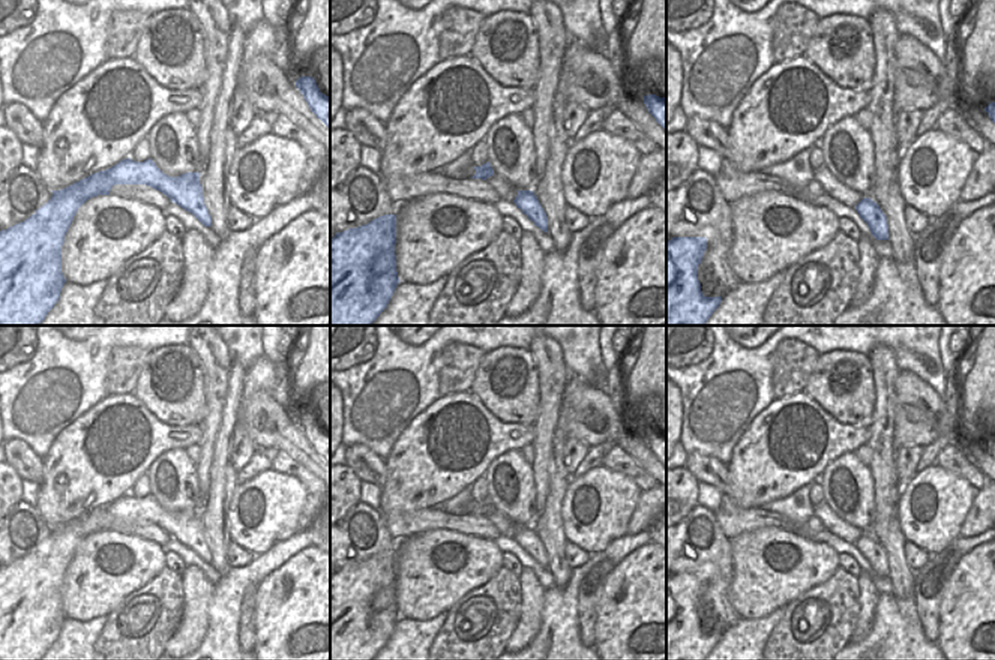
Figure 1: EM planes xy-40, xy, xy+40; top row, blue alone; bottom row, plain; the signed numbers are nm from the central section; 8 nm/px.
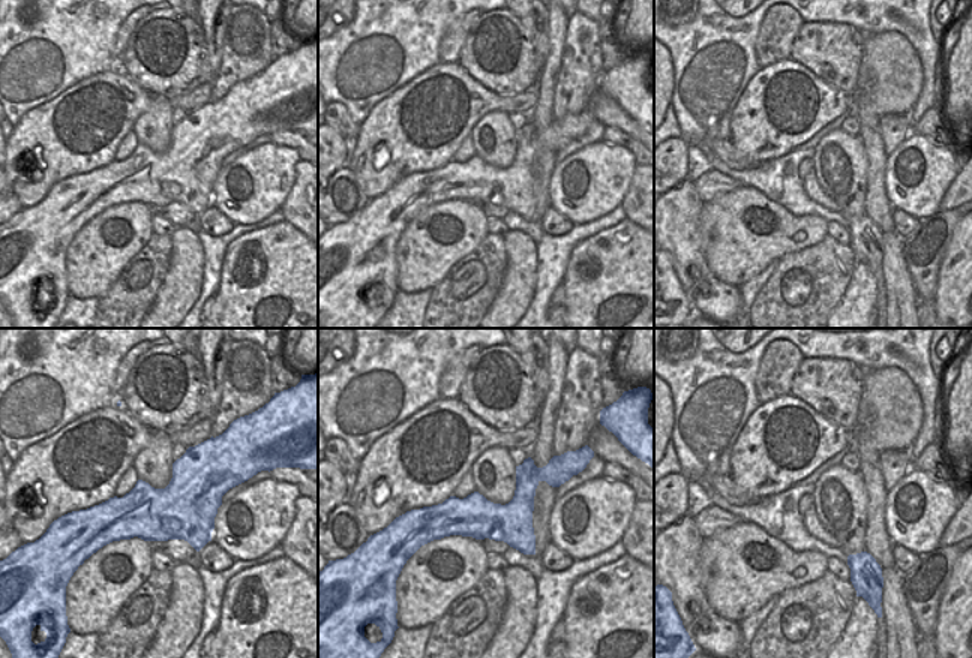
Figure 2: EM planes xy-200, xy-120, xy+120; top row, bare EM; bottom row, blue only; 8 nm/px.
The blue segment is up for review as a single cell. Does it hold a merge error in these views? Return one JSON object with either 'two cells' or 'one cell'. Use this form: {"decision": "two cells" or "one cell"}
{"decision": "one cell"}

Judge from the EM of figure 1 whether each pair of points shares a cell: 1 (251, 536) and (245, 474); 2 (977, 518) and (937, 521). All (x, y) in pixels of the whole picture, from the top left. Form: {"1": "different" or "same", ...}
{"1": "different", "2": "different"}

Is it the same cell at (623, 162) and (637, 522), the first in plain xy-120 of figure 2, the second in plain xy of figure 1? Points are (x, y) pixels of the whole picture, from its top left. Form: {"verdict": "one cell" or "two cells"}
{"verdict": "two cells"}

